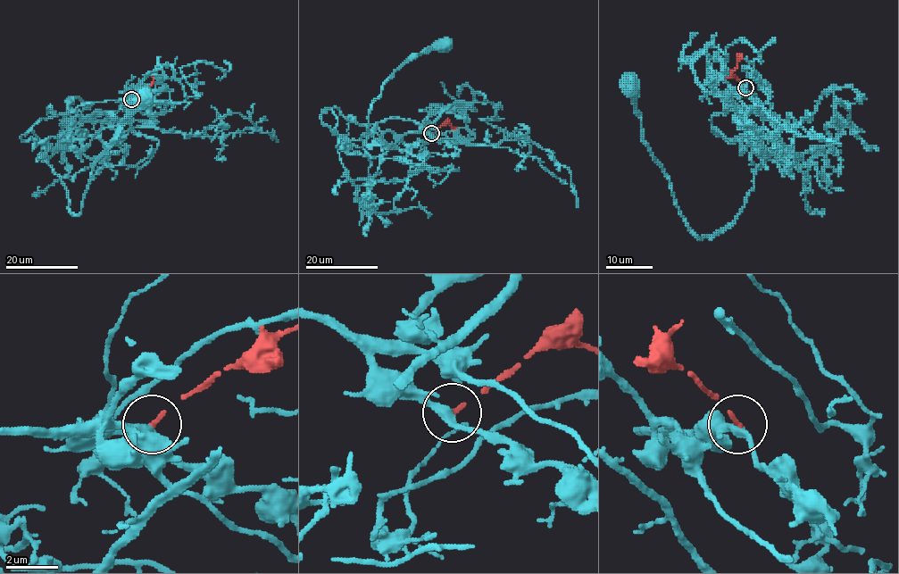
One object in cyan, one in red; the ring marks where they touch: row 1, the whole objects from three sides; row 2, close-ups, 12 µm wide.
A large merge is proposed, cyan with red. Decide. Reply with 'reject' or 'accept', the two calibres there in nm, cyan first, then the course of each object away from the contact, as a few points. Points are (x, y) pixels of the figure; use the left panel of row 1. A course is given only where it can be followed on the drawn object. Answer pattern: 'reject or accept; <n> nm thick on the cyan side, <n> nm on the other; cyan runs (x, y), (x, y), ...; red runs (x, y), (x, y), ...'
reject; 300 nm thick on the cyan side, 150 nm on the other; cyan runs (130, 98), (84, 103), (41, 119), (32, 127), (75, 214), (80, 212), (96, 159), (120, 123), (144, 97); red runs (131, 98), (146, 89), (156, 72)

